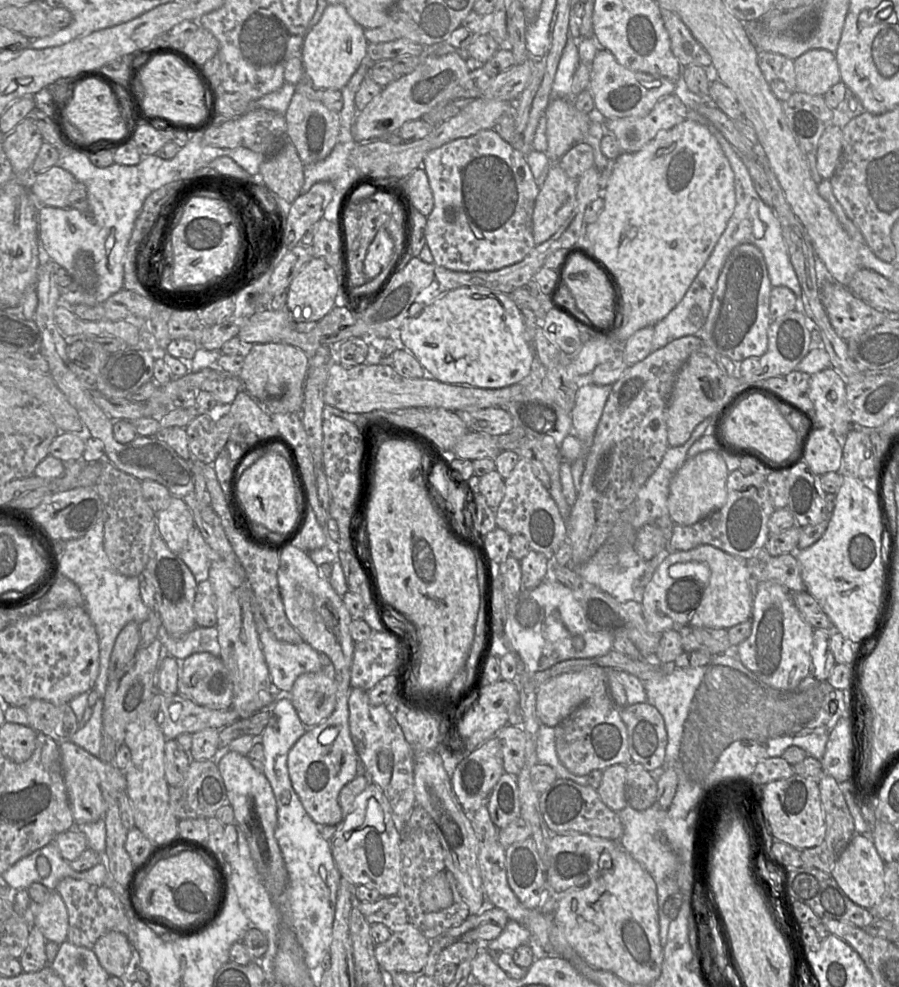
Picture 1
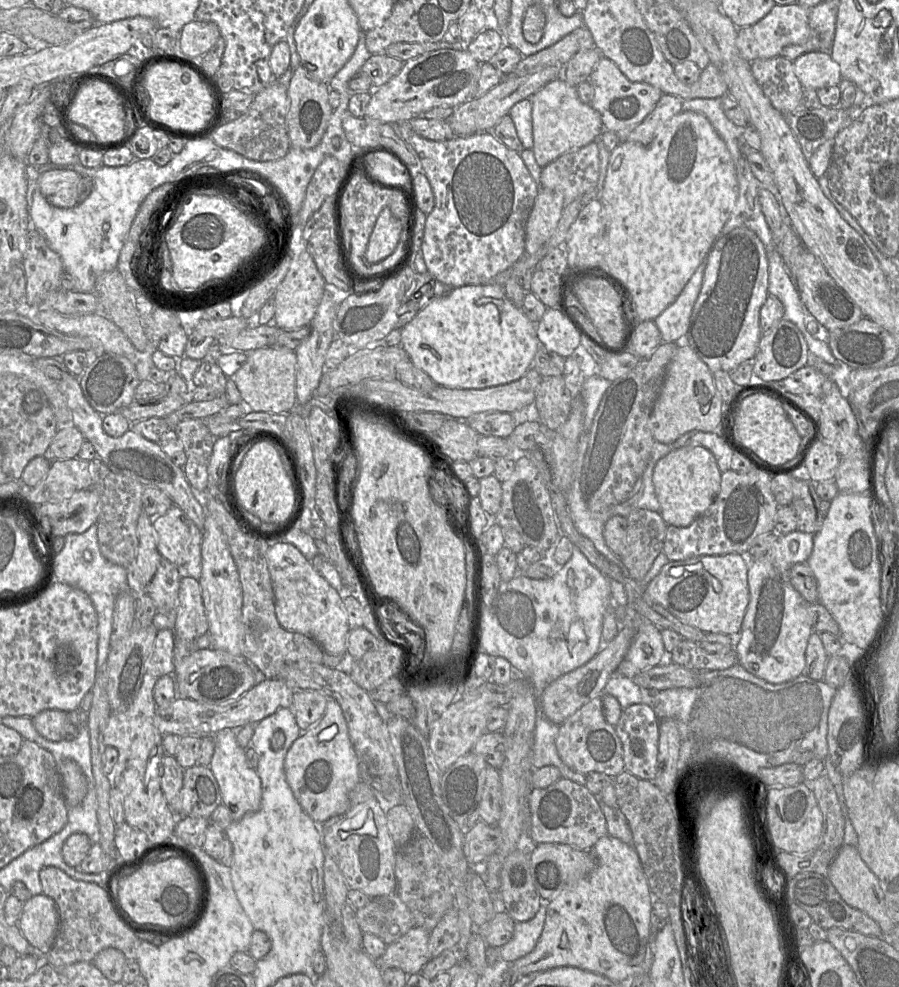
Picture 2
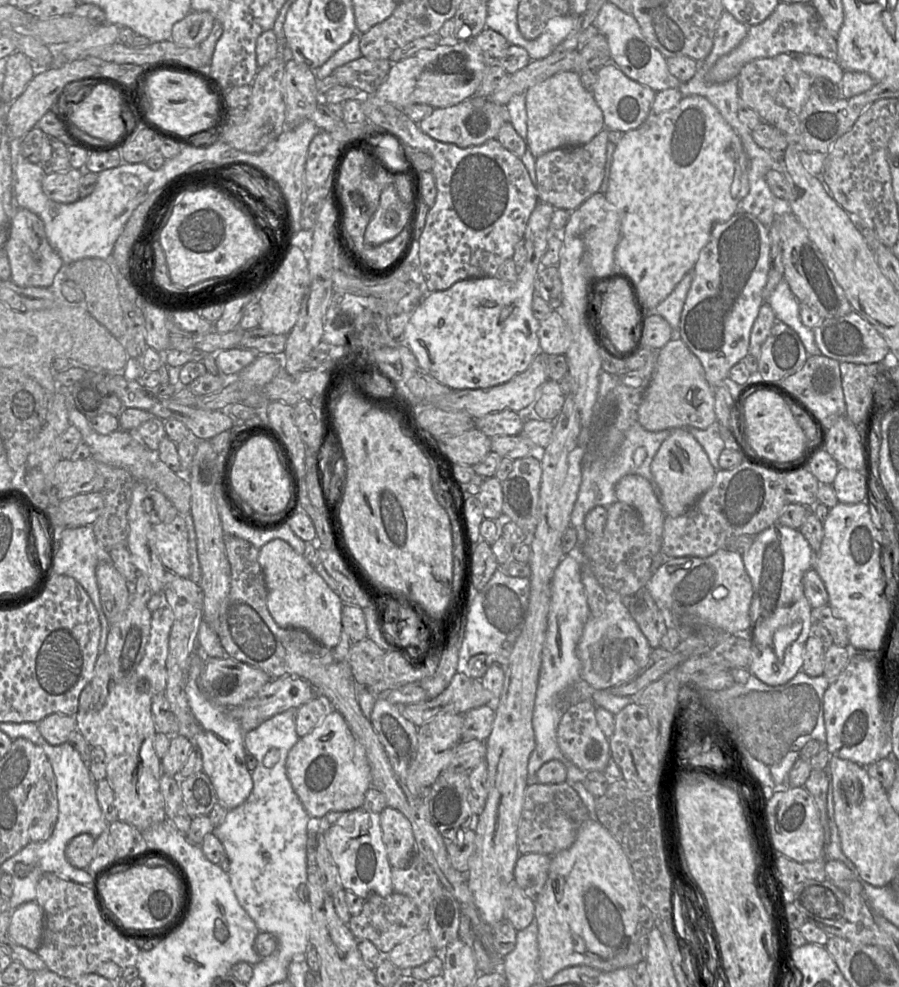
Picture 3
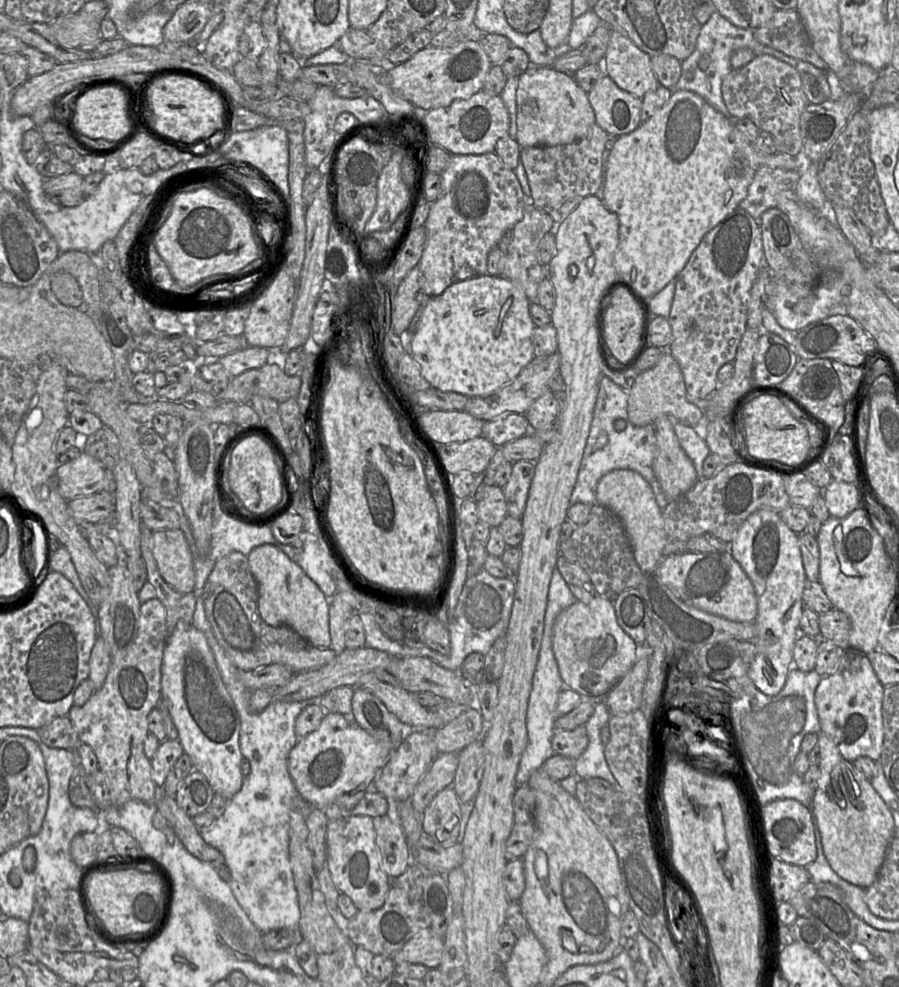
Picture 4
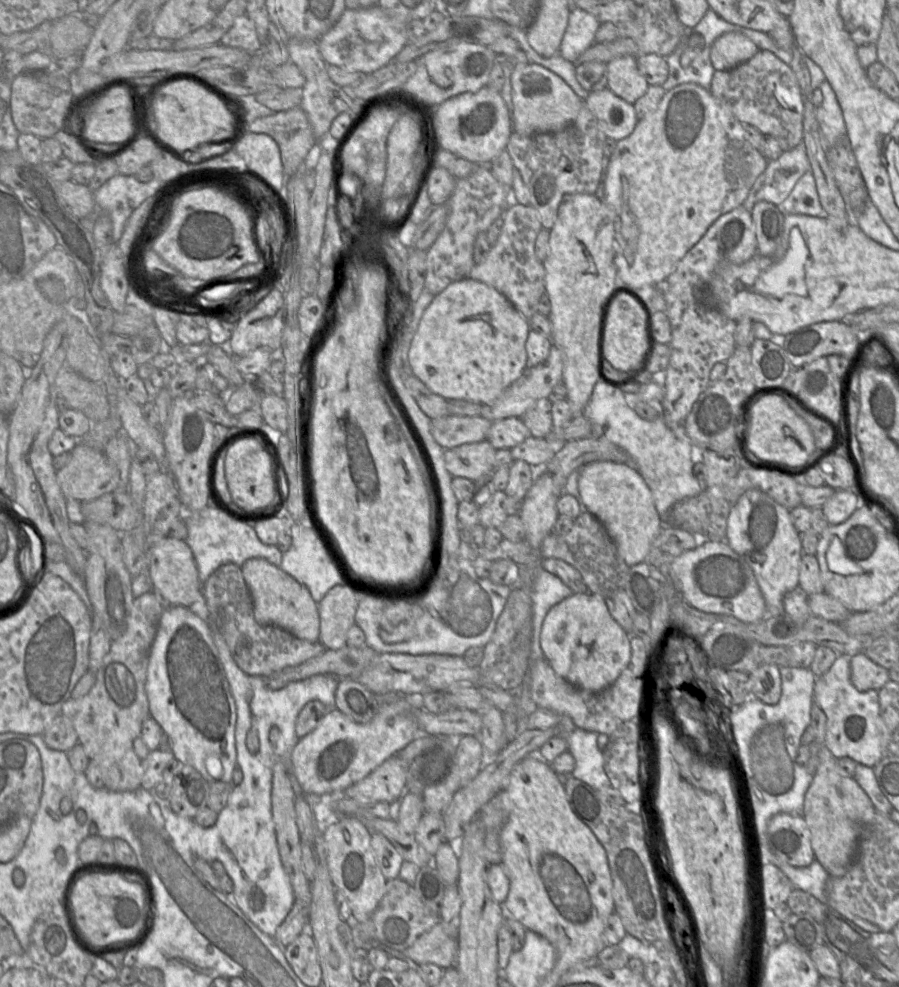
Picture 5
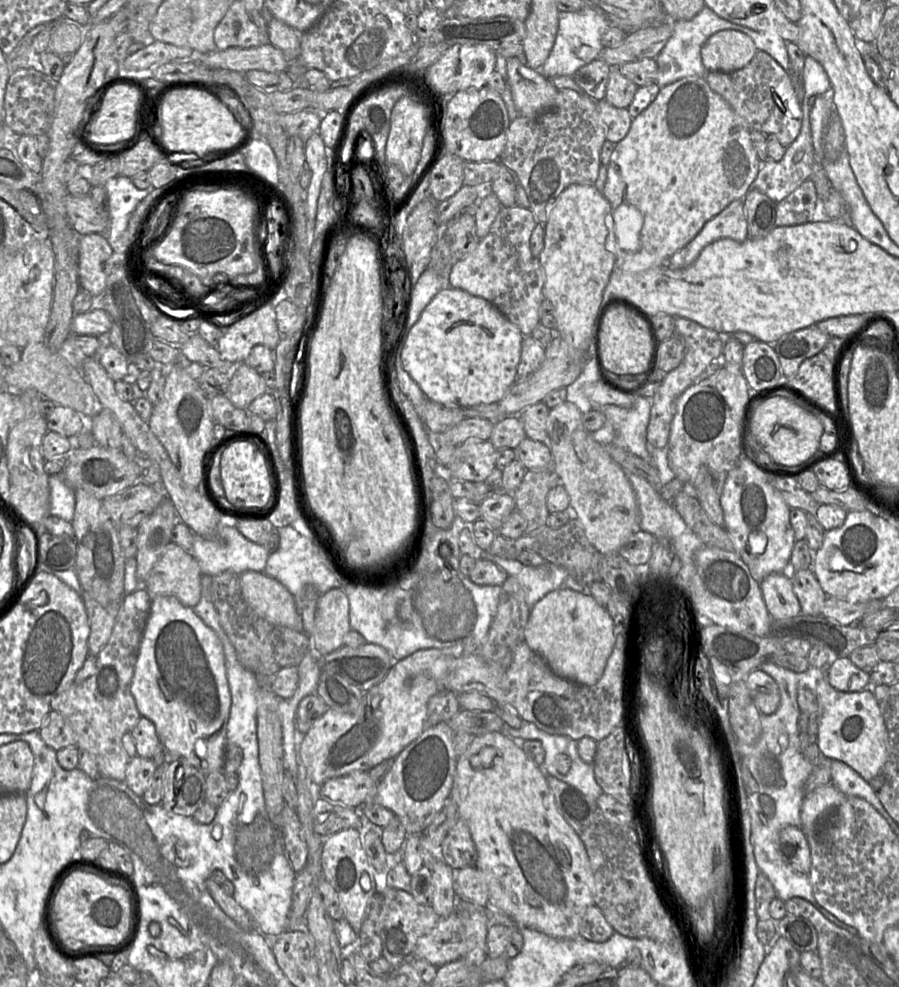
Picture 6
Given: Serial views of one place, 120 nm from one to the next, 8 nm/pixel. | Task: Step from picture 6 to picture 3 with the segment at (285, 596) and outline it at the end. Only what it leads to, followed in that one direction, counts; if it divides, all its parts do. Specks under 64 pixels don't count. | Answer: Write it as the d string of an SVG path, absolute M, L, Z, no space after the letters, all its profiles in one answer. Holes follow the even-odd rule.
M273 539L259 549L258 562L267 588L267 607L273 620L282 628L297 628L306 631L316 641L333 649L340 640L342 631L343 602L332 591L303 555L298 554L287 542Z

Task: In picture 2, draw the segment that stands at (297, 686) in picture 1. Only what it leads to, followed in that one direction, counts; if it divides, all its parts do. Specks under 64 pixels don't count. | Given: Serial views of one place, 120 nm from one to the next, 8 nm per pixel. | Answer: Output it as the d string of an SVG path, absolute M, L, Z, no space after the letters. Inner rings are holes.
M294 690L291 709L301 731L314 726L324 715L328 698L316 690Z

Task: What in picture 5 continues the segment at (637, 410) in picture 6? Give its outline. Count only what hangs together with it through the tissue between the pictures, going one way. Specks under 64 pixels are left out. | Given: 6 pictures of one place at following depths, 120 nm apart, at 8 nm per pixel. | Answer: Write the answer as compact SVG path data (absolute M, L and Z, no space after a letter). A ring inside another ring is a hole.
M601 376L594 386L583 415L591 422L590 436L606 438L630 455L634 467L653 495L662 524L666 524L670 509L675 503L696 496L705 489L693 475L693 456L700 456L700 447L690 441L684 427L669 428L663 415L654 420L641 418L628 406L621 388L617 383Z

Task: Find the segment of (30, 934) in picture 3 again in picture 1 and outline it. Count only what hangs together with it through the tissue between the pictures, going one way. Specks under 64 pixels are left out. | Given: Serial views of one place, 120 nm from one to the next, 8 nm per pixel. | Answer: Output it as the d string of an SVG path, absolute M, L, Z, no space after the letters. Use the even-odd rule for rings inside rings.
M51 891L47 900L40 904L30 903L32 911L32 926L36 926L44 935L46 941L61 945L67 940L68 911L57 891Z

